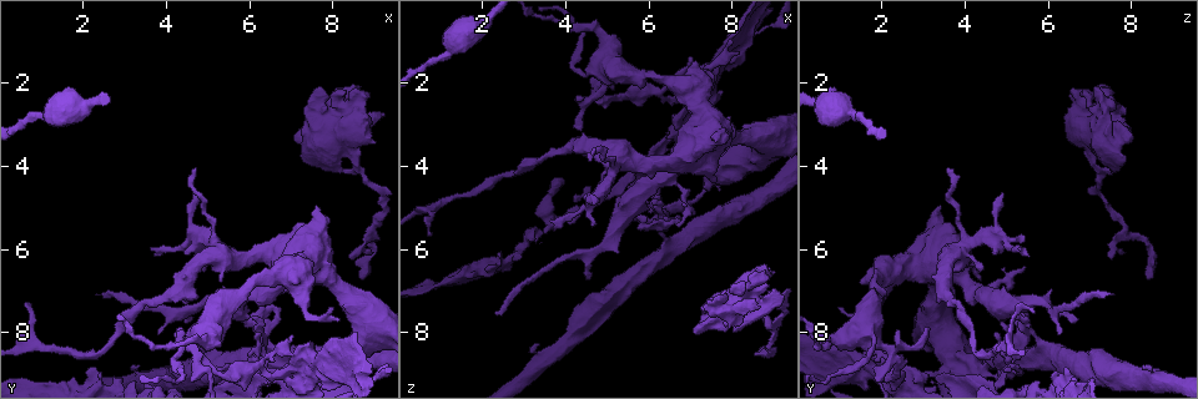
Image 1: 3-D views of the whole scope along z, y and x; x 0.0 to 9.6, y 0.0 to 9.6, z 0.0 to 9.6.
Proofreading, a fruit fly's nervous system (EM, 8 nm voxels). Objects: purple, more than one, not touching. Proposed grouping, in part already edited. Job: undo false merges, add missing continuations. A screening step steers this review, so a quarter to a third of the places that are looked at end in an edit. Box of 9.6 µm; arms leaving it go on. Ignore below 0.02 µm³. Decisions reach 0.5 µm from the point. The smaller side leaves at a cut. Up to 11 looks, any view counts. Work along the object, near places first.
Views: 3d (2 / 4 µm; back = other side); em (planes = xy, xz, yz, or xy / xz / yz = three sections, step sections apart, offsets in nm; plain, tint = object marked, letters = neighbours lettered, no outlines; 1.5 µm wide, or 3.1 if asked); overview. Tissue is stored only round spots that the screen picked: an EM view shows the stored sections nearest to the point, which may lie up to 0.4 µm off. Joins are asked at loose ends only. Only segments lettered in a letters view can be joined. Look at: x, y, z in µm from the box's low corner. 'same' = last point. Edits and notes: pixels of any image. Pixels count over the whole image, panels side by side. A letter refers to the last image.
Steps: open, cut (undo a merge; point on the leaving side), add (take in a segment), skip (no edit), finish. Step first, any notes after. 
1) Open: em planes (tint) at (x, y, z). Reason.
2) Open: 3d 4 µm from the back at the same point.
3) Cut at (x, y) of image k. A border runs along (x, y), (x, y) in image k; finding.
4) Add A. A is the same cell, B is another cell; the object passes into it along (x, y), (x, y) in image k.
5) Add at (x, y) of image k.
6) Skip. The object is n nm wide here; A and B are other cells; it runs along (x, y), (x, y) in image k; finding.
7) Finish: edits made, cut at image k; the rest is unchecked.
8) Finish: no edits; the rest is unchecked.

Open: 3d 4 µm at (9.05, 3.40, 6.55). Stops while still wide.

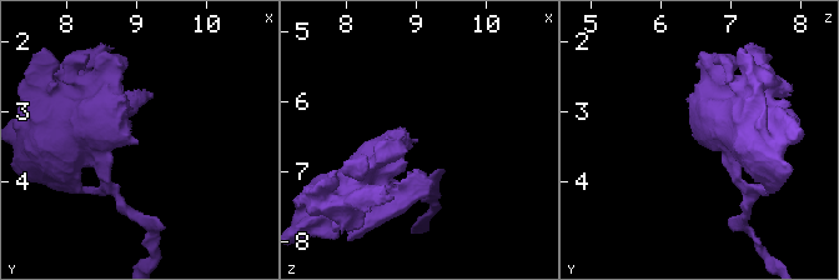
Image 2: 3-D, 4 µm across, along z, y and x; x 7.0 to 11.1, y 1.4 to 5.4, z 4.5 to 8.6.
Open: em xy step 4 (letters) at (9.05, 3.45, 6.55).

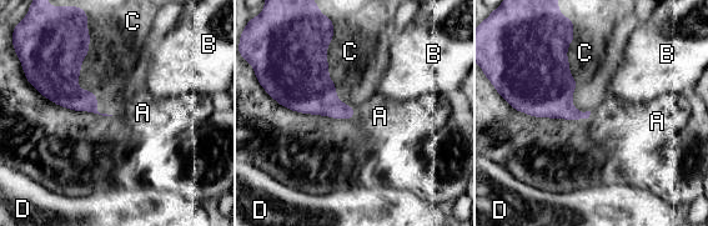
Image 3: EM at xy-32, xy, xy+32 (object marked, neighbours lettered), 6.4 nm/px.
Add C. C is the same cell, A, B and D are other cells; the object passes into it along (290, 63), (327, 70), (350, 51) in image 3; the cell continues.

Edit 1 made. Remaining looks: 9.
Open: overview. See it whole again.

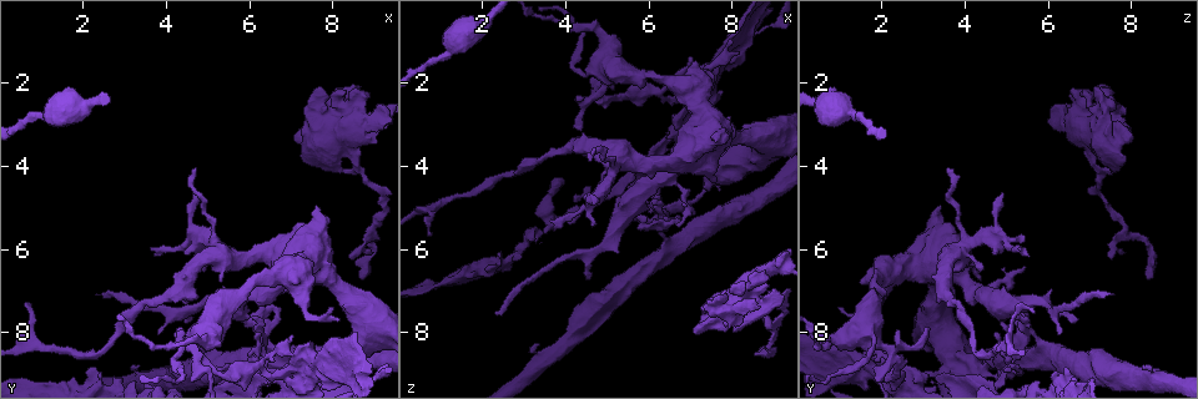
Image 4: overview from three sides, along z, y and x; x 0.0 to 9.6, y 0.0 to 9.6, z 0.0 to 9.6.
Open: 3d 2 µm at (7.05, 8.20, 1.40). Tapers out.

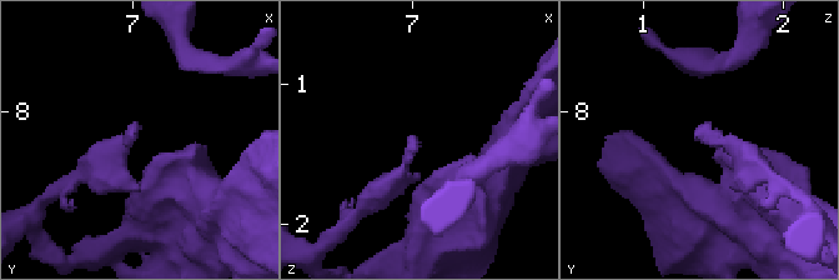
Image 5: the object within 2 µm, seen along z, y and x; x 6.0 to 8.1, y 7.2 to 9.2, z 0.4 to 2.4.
Open: em planes (letters) at (7.04, 8.18, 1.38).

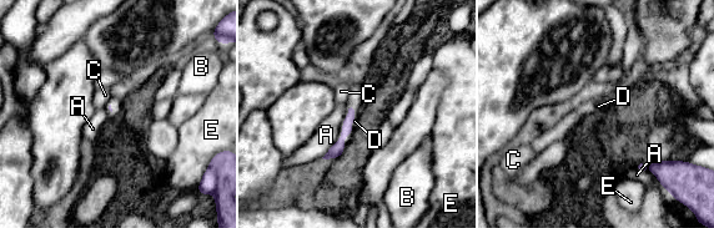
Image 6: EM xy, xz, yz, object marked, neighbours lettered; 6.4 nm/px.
Add D. D is the same cell, A, B, C and E are other cells; the object passes into it along (337, 148), (351, 127), (355, 100) in image 6; the cell continues.

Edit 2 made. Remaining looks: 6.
Open: overview. See it whole again.

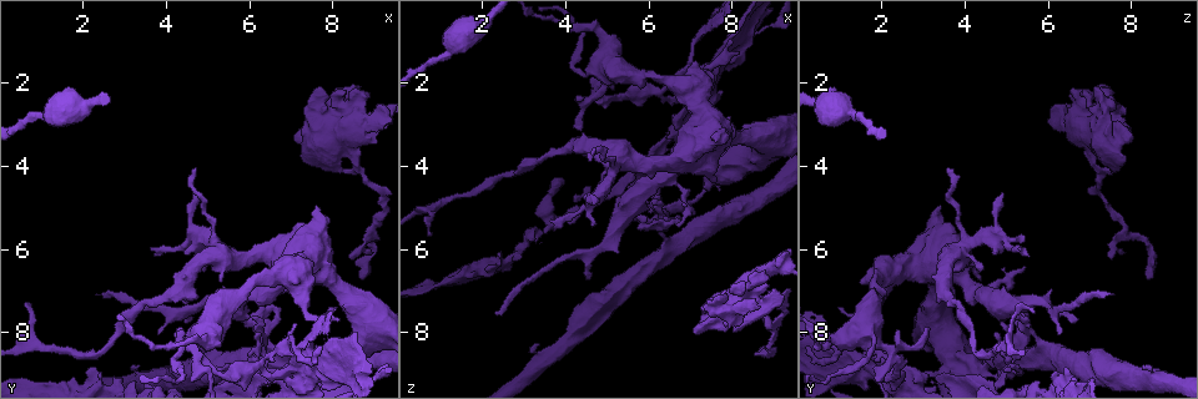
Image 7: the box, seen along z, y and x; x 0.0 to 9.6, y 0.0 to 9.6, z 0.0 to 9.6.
Open: em planes (tint) at (3.45, 7.30, 3.75). Narrows sharply.

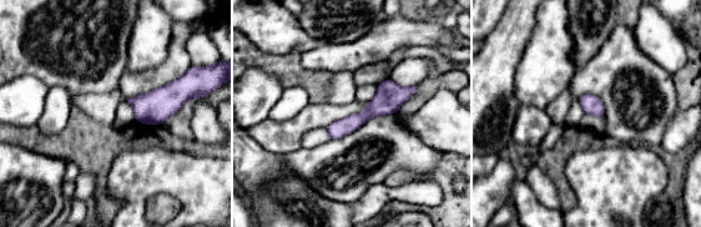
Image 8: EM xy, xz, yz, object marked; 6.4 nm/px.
Open: em planes (letters) at the same point. What lies round it.

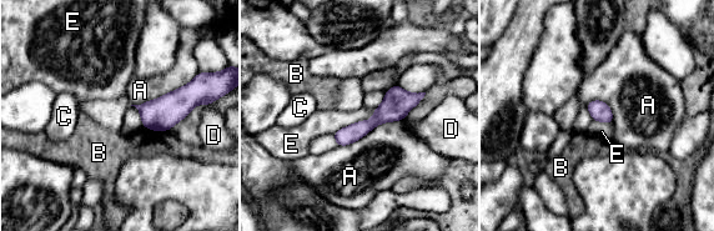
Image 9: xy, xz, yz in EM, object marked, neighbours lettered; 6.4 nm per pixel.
Skip. The longest contact is with A, 460 nm; A, B, C, D and E are other cells; all the same cell.

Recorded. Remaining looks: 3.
Open: em yz step 4 (letters) at (4.70, 4.60, 4.95). Branch stops here.

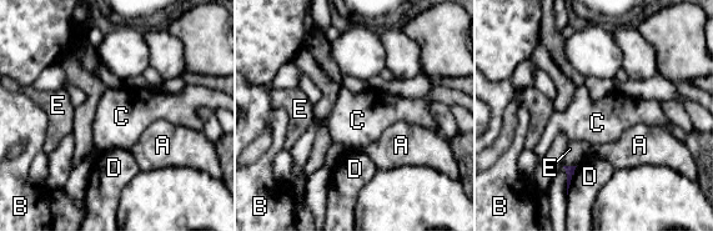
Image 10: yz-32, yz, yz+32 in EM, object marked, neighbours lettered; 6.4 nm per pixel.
Open: em planes (letters) at the same point.

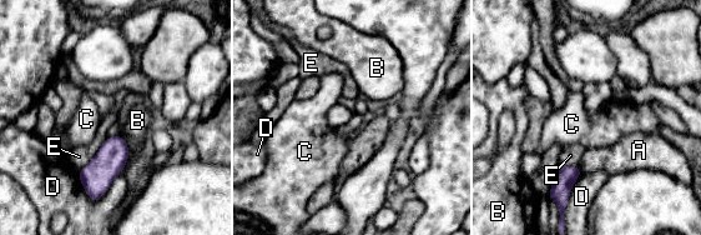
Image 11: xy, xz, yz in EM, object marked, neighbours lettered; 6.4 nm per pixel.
Skip. A, B, C, D and E are other cells; a border runs along (106, 138), (94, 158), (79, 173) in image 11; none of them fits.

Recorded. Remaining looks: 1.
Finish: edits made, add at image 3, add at image 6; the rest is unchecked.

